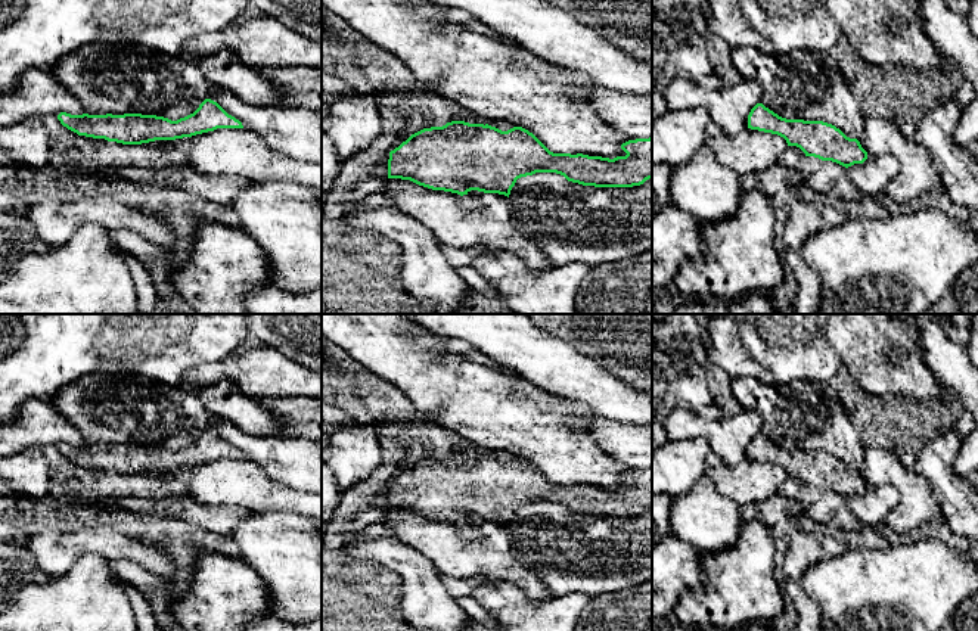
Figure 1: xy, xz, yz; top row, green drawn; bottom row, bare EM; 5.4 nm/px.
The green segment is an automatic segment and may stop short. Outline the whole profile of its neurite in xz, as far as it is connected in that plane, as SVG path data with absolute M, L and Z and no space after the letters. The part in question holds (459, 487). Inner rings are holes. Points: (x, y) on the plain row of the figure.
M451 451L443 457L423 459L389 482L388 509L410 510L419 516L468 525L471 520L499 523L509 528L521 507L556 503L568 512L594 517L633 517L652 509L652 467L621 475L625 487L614 489L583 484L553 484L522 457L502 461L488 454Z

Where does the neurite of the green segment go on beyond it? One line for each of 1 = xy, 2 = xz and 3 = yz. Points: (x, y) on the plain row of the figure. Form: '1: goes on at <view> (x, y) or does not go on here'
1: does not go on here
2: does not go on here
3: does not go on here

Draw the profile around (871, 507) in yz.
M879 484L863 494L847 498L851 513L863 528L878 528L885 523L891 509L898 503L900 494L891 484Z

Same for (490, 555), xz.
M388 509L382 522L391 528L397 541L429 559L440 574L454 578L482 575L487 584L510 582L519 587L533 602L546 602L555 597L543 581L512 553L513 534L504 525L471 520L468 525L476 528L481 537L465 540L459 534L460 525L432 520L410 510Z

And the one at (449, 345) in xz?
M441 338L440 352L460 355L460 357L465 357L474 363L479 363L479 364L493 367L502 373L516 374L513 370L504 369L500 364L491 361L478 348L475 348L474 345L471 345L465 341L460 341L460 339Z

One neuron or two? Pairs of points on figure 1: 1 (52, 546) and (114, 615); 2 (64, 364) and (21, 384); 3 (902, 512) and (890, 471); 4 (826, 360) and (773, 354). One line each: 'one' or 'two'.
1: two
2: one
3: one
4: one

